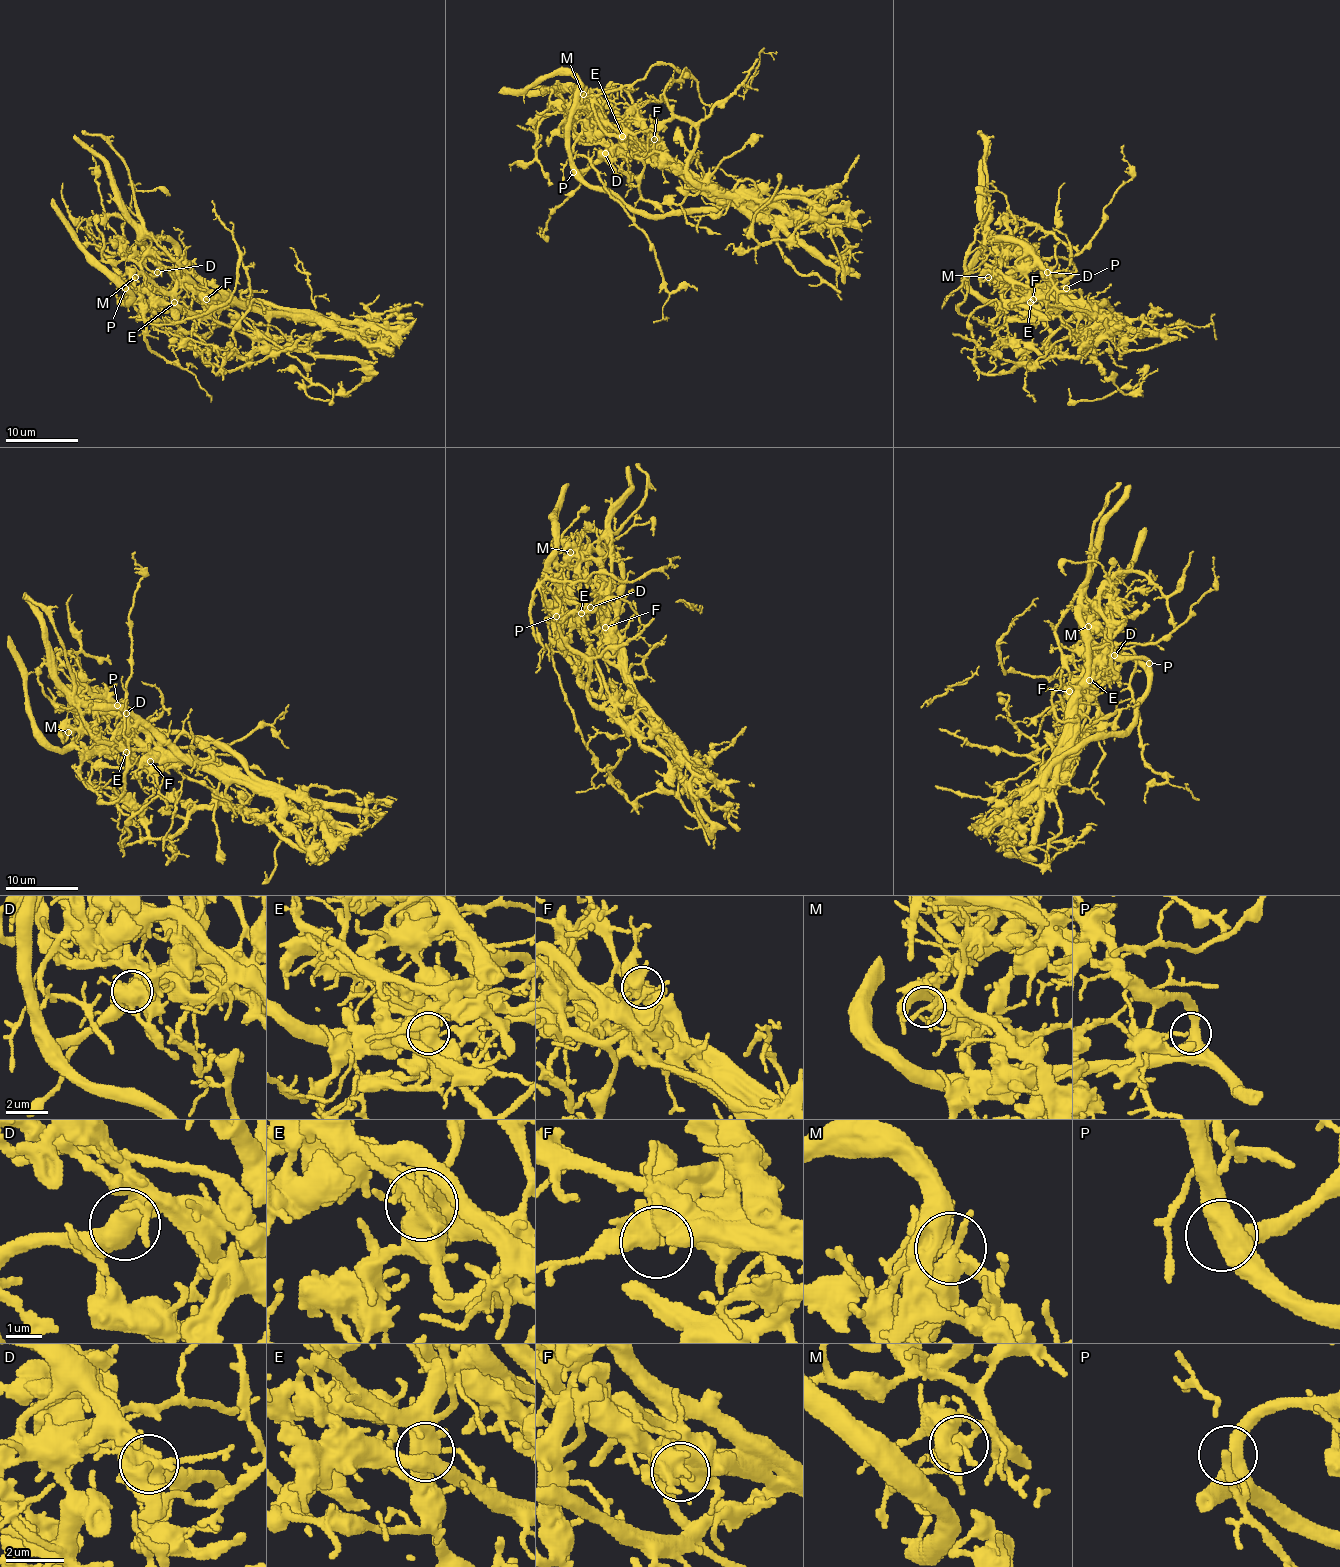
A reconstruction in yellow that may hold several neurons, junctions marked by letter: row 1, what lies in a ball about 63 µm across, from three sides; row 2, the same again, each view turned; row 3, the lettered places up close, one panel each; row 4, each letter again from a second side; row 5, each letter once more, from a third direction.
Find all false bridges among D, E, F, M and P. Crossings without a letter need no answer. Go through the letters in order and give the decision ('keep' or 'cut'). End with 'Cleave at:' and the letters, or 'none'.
D: cut
E: cut
F: keep
M: keep
P: keep
Cleave at: D, E

